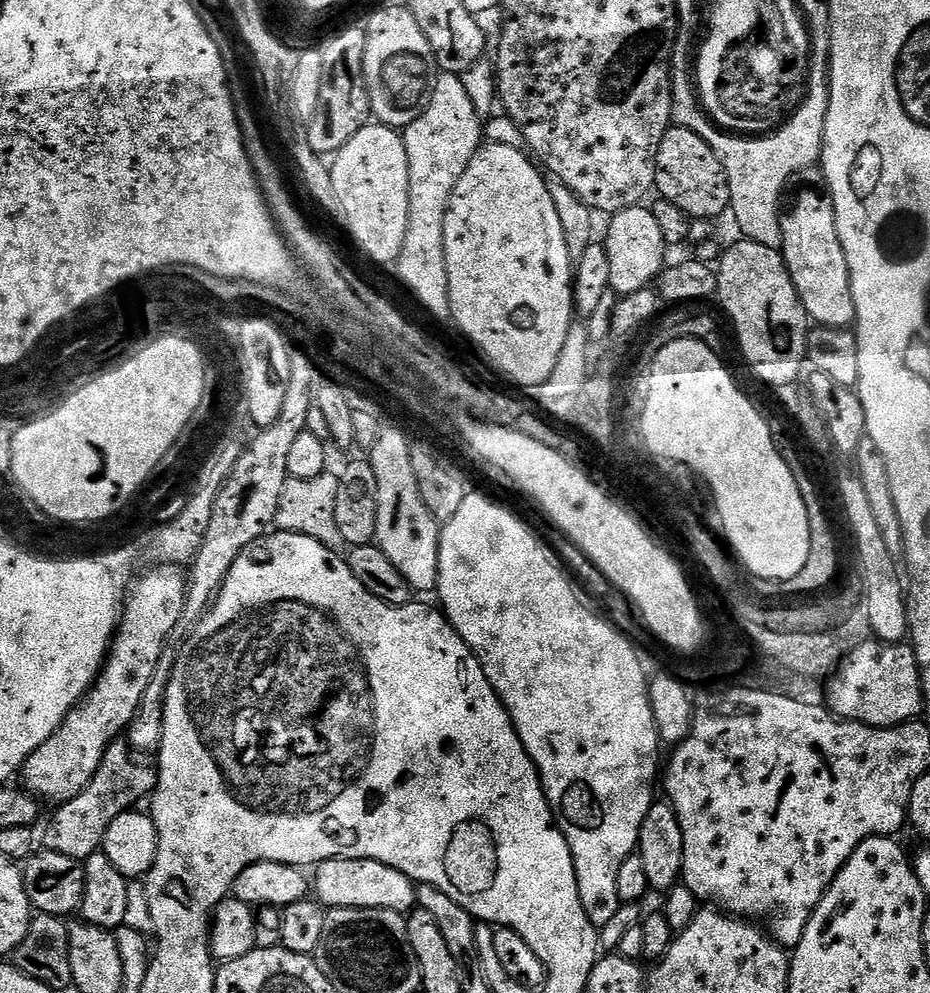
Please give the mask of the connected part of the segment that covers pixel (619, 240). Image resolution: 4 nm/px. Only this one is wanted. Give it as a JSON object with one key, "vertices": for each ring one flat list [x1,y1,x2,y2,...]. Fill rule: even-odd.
{"vertices":[[637,206,621,212,611,213,608,224,608,237,602,240,606,258,610,258,609,289,617,297,629,296,638,290,649,287,666,267,664,252,666,245,661,227,652,213,651,207]]}

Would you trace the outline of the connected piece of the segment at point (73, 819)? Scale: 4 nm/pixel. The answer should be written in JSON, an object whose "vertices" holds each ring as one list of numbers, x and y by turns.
{"vertices":[[110,743,88,785,74,798,63,801,48,821,43,821,44,829,38,832,39,847,61,852,81,862,87,860,90,854,101,851,108,824,135,805,132,803,136,800,136,792,148,794,156,786,153,769,139,768,136,763,137,757,127,743]]}

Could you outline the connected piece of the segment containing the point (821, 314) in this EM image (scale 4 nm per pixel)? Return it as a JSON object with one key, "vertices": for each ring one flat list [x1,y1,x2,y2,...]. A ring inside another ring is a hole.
{"vertices":[[804,192,792,204,792,209,783,213,780,221,782,230,782,255,788,268,790,278,794,282,794,290,798,290,798,298,806,310,809,321,822,328,846,328,856,319,856,307,850,286,850,274,846,254,842,250,842,242,836,229,836,215,832,205,832,197,820,192]]}

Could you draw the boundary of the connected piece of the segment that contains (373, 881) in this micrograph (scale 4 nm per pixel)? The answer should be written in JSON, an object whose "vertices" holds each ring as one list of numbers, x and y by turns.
{"vertices":[[335,856,315,865,315,872,314,896,325,909,377,908,407,914,416,907,416,884,406,874,394,870,394,866,373,860,344,860]]}

